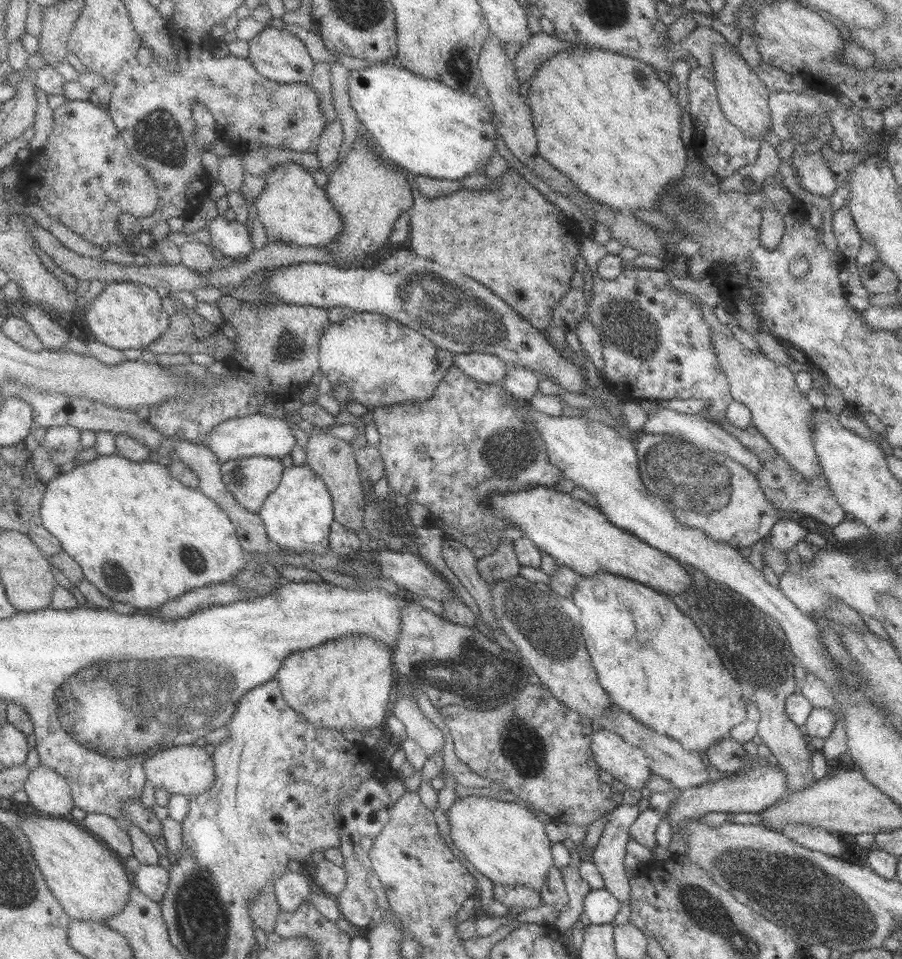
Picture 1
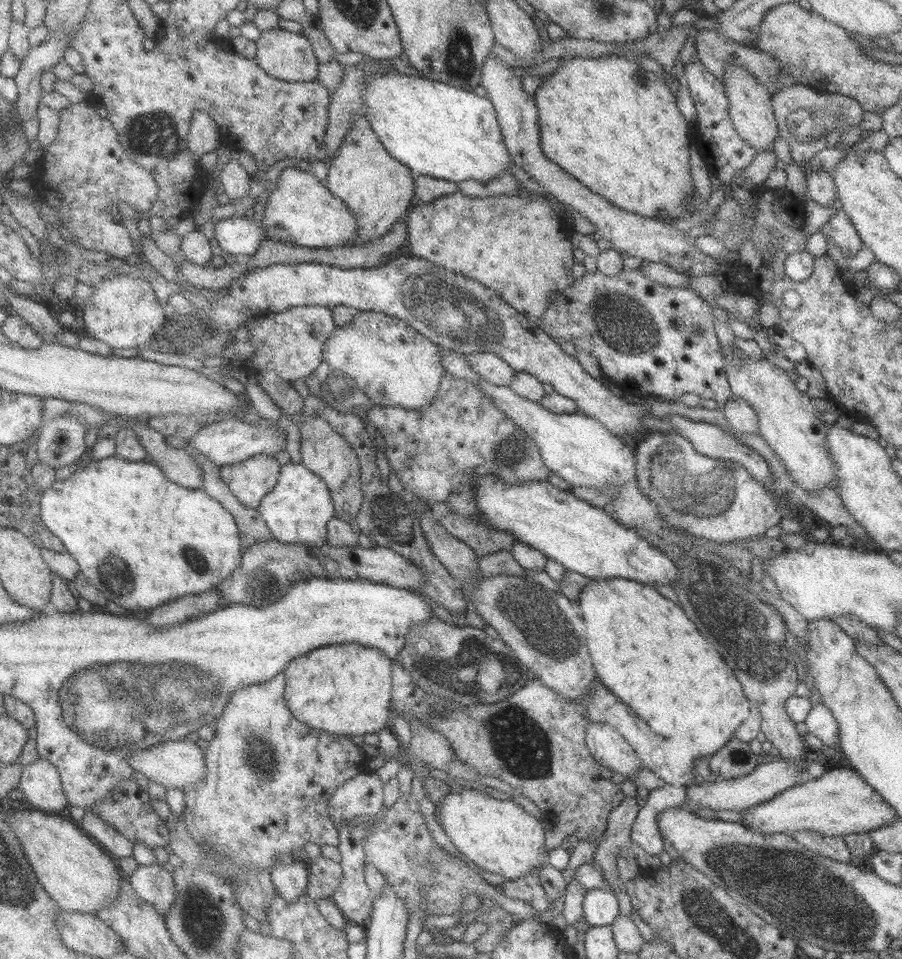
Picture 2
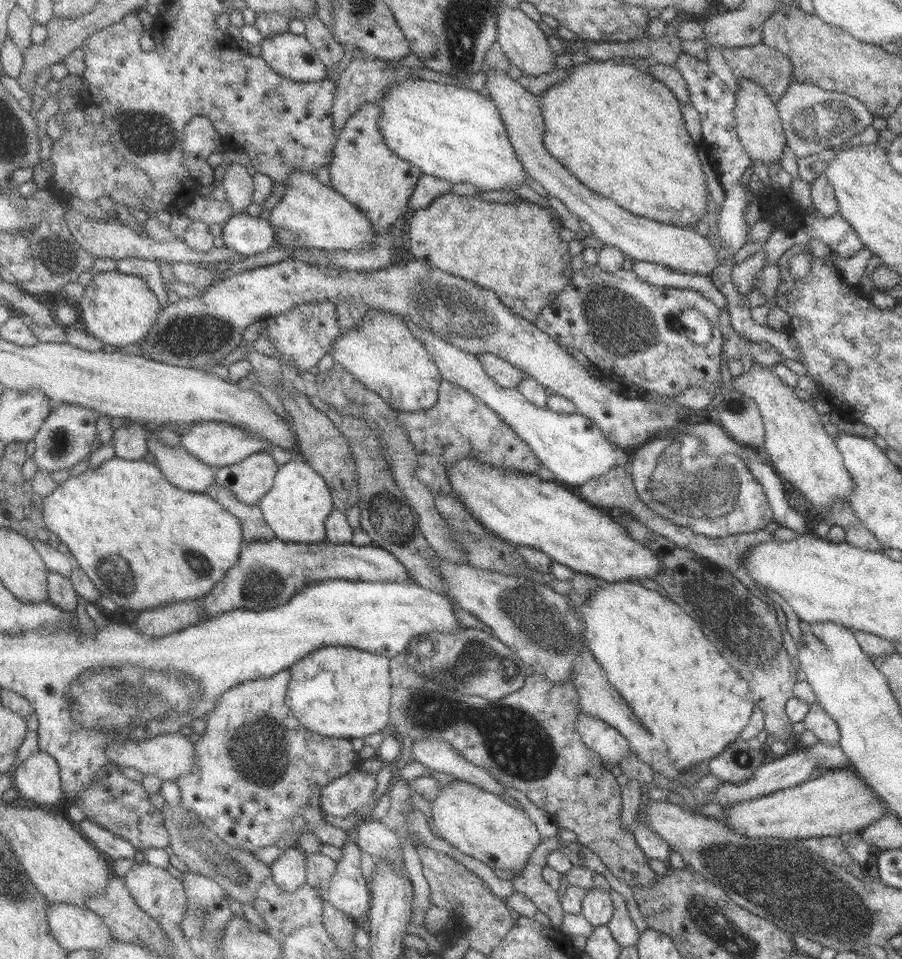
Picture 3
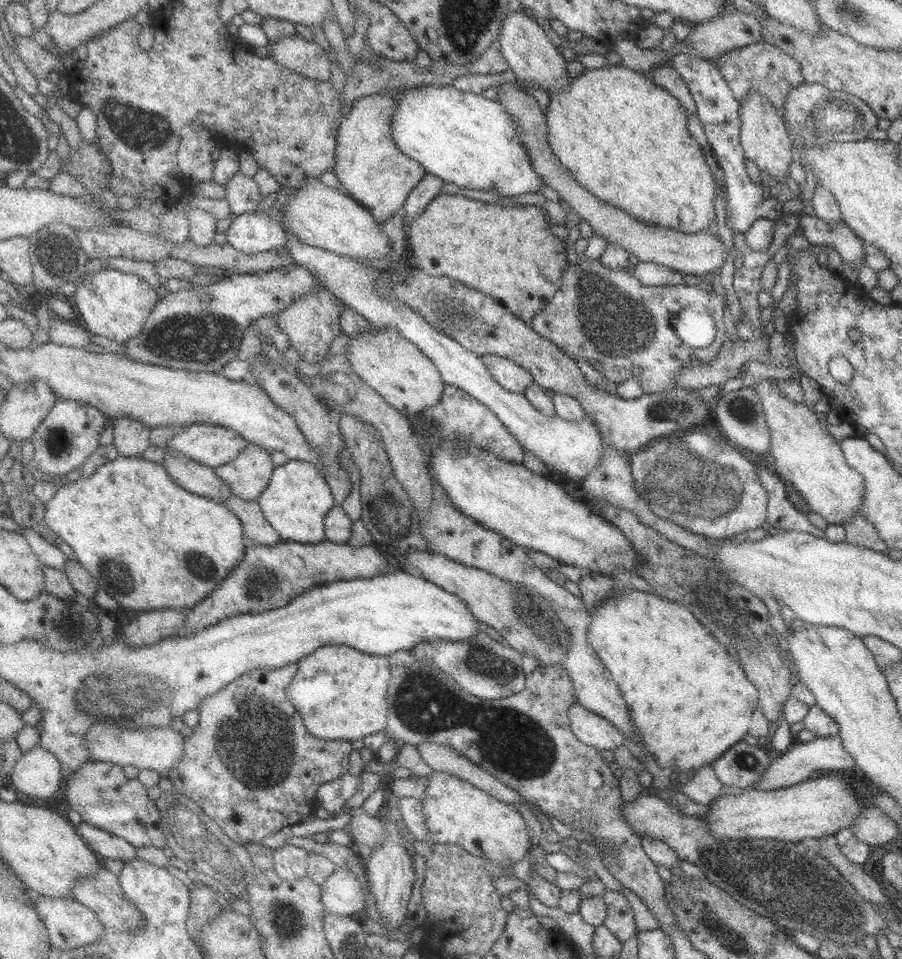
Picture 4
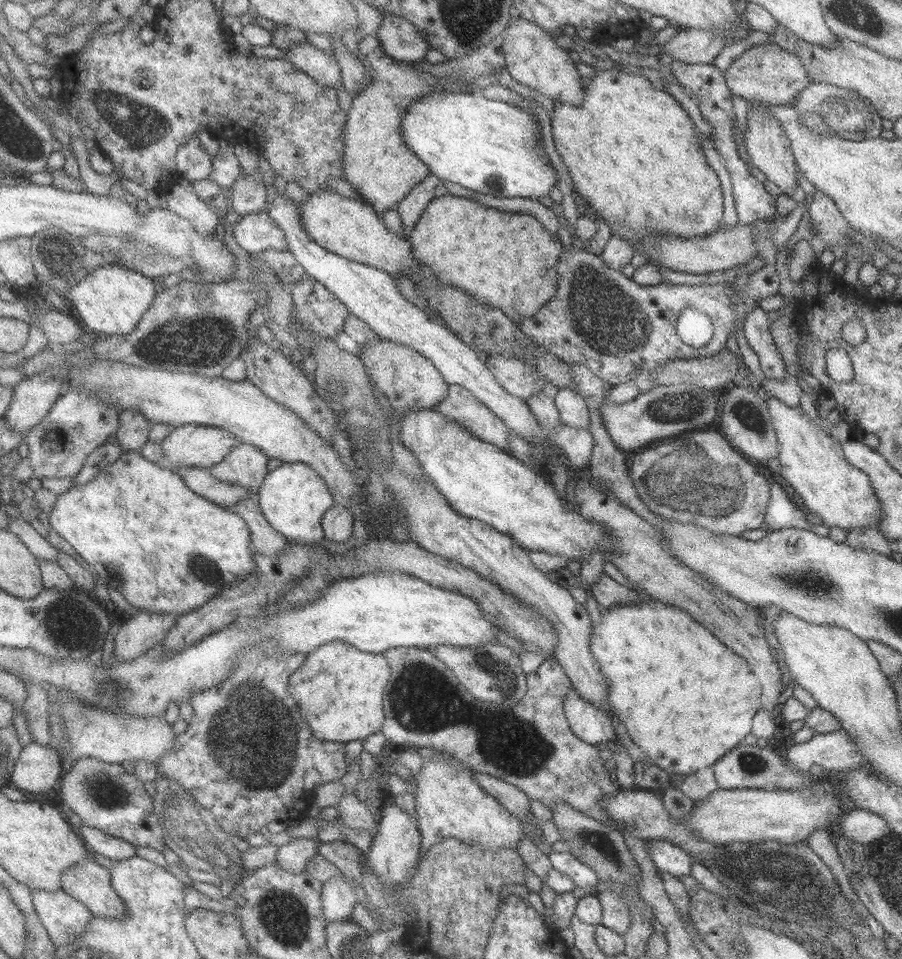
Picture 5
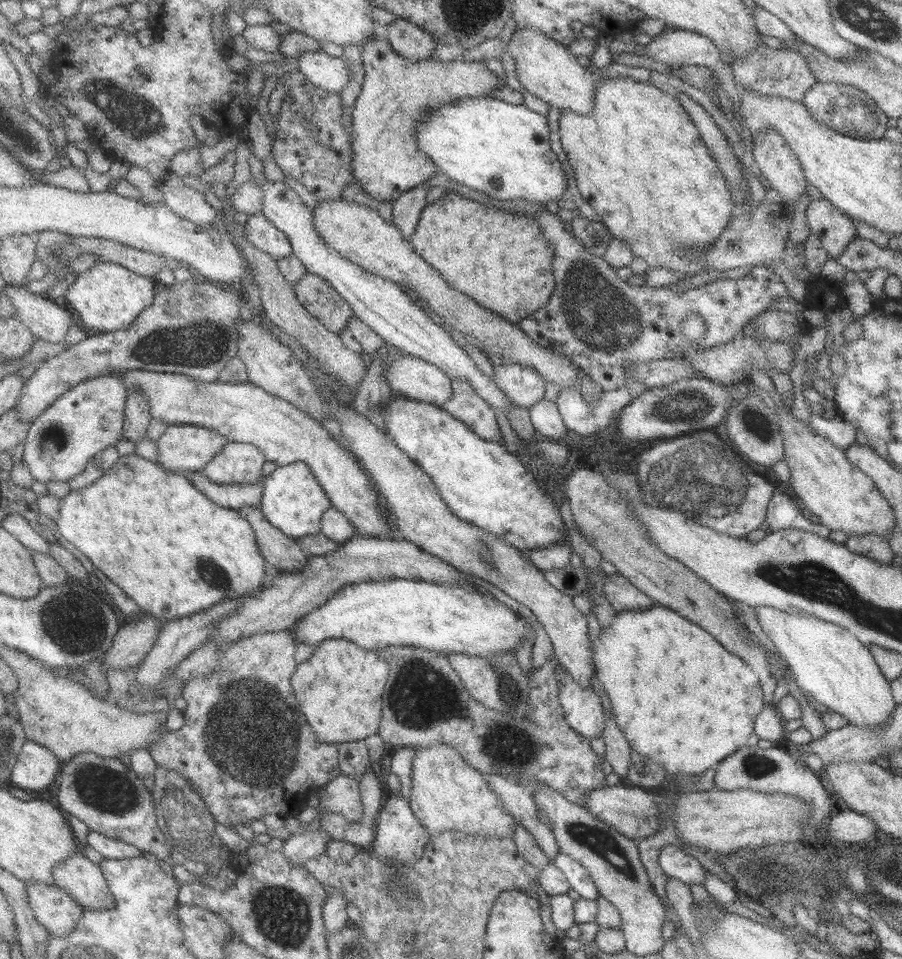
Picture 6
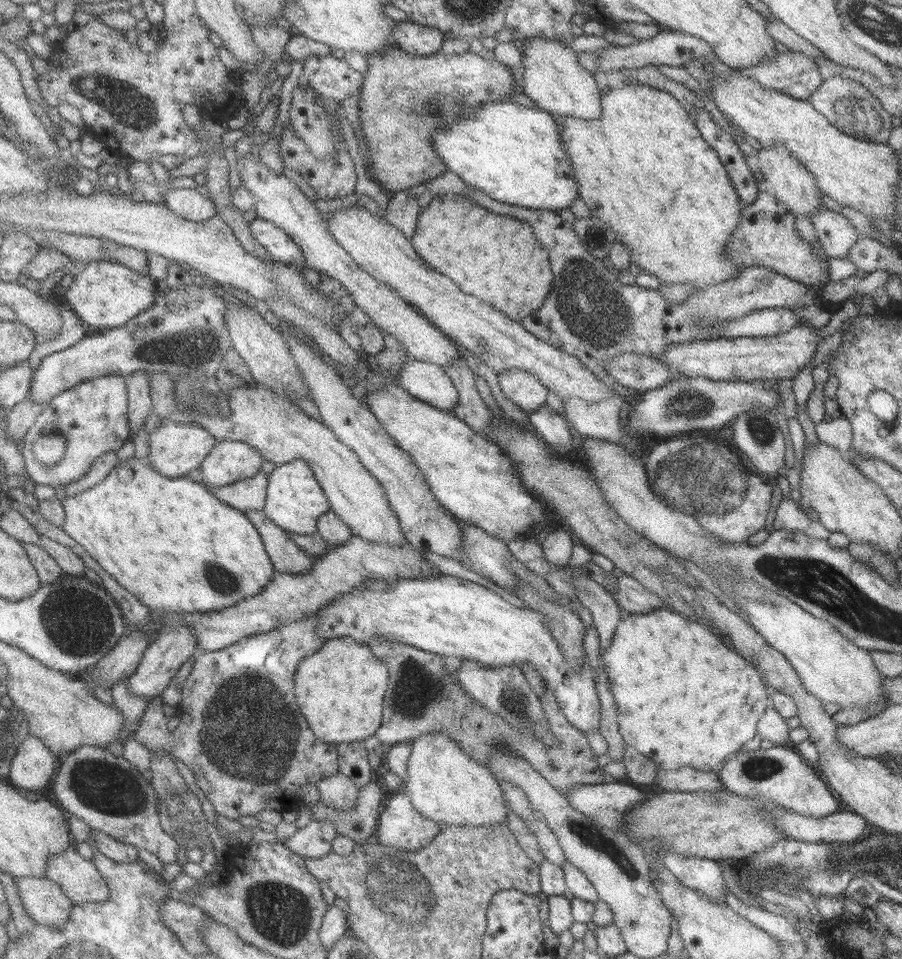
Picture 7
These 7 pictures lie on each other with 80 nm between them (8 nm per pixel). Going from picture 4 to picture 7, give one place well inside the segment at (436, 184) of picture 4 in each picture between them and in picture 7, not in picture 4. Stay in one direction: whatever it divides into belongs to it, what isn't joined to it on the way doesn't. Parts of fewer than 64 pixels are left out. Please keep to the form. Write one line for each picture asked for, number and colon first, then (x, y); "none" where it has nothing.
5: (410, 208)
6: (407, 208)
7: (403, 211)

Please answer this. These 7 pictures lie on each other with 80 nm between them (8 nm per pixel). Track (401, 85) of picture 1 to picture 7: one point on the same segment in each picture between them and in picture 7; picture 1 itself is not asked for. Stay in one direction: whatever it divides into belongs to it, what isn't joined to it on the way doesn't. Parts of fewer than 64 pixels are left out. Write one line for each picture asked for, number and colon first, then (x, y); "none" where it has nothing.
2: (438, 130)
3: (452, 133)
4: (464, 138)
5: (491, 147)
6: (487, 145)
7: (511, 152)

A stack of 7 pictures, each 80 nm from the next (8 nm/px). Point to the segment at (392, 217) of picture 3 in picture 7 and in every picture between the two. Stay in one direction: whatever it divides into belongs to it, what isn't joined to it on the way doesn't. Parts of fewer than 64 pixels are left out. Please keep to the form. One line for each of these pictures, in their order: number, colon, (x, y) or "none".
4: (373, 170)
5: (378, 164)
6: (397, 93)
7: (403, 99)

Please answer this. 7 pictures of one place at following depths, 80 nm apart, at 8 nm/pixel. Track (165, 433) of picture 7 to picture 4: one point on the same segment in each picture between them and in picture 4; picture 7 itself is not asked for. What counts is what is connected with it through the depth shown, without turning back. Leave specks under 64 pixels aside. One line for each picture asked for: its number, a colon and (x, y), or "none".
4: (215, 445)
5: (202, 446)
6: (183, 448)

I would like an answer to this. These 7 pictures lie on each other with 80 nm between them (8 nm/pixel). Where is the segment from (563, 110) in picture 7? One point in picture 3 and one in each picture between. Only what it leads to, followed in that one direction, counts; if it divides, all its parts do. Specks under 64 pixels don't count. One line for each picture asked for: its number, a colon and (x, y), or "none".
3: (524, 43)
4: (529, 52)
5: (533, 58)
6: (547, 69)

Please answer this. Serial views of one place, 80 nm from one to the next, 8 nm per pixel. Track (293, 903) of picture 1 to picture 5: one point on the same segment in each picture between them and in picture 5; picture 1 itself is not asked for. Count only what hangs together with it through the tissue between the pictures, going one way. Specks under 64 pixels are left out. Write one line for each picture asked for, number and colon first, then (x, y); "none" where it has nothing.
2: (291, 879)
3: (290, 871)
4: (290, 861)
5: (294, 857)

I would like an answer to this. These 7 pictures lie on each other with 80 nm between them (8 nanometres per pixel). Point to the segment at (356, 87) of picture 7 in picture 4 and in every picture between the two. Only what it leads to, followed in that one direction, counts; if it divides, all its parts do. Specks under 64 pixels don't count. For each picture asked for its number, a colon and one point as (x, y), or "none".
4: (294, 52)
5: (322, 66)
6: (329, 72)

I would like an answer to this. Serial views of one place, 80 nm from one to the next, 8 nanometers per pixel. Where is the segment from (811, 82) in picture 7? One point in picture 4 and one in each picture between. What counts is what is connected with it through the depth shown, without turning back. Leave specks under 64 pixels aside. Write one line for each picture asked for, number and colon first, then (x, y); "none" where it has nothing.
4: (762, 67)
5: (768, 75)
6: (767, 71)

